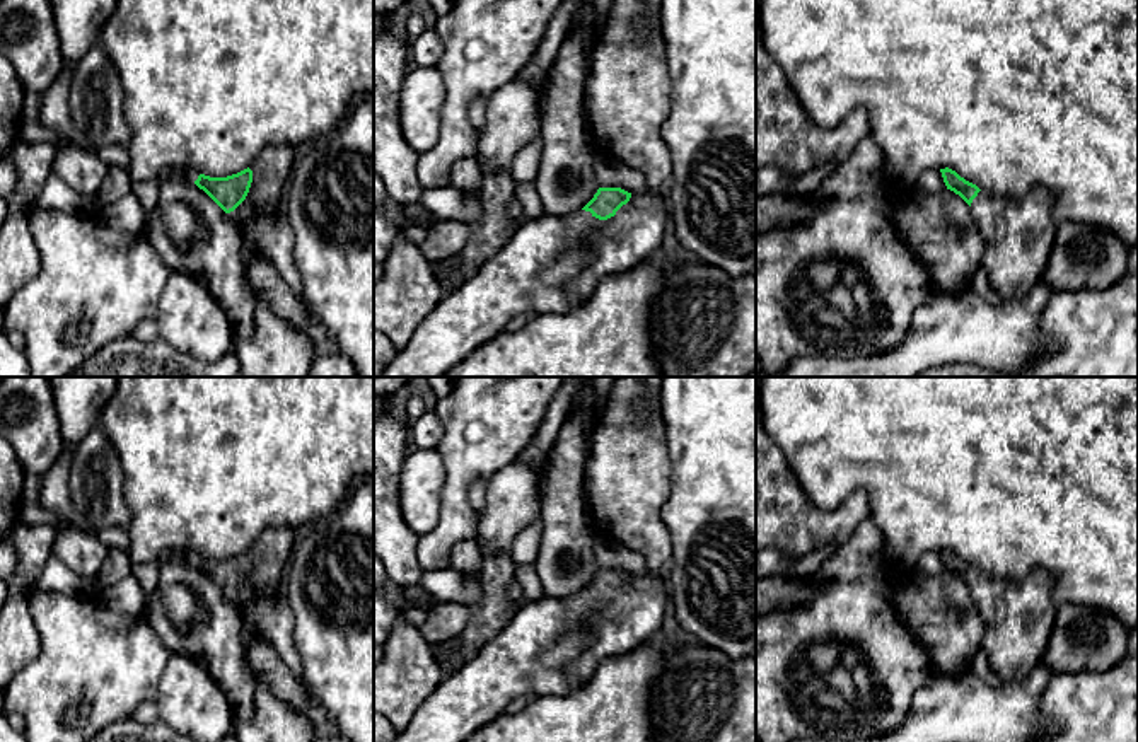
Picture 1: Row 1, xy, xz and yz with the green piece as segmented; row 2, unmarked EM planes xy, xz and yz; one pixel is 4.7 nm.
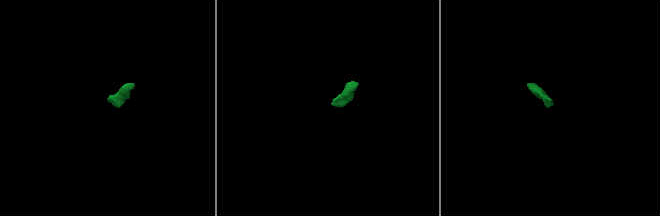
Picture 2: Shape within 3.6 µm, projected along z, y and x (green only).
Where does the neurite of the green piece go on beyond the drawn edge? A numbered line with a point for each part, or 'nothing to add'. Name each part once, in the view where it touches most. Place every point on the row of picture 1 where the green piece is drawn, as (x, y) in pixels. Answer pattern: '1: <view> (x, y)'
1: xz (510, 284)

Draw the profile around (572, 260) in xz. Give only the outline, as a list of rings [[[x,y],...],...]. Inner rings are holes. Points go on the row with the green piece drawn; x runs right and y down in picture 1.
[[[587,235],[585,239],[580,239],[563,249],[544,273],[543,281],[548,287],[565,287],[570,283],[585,266],[594,261],[597,242],[599,241],[595,235]]]

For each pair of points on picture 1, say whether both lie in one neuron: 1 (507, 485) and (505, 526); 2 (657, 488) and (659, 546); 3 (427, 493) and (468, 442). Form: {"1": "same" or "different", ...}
{"1": "same", "2": "same", "3": "different"}

